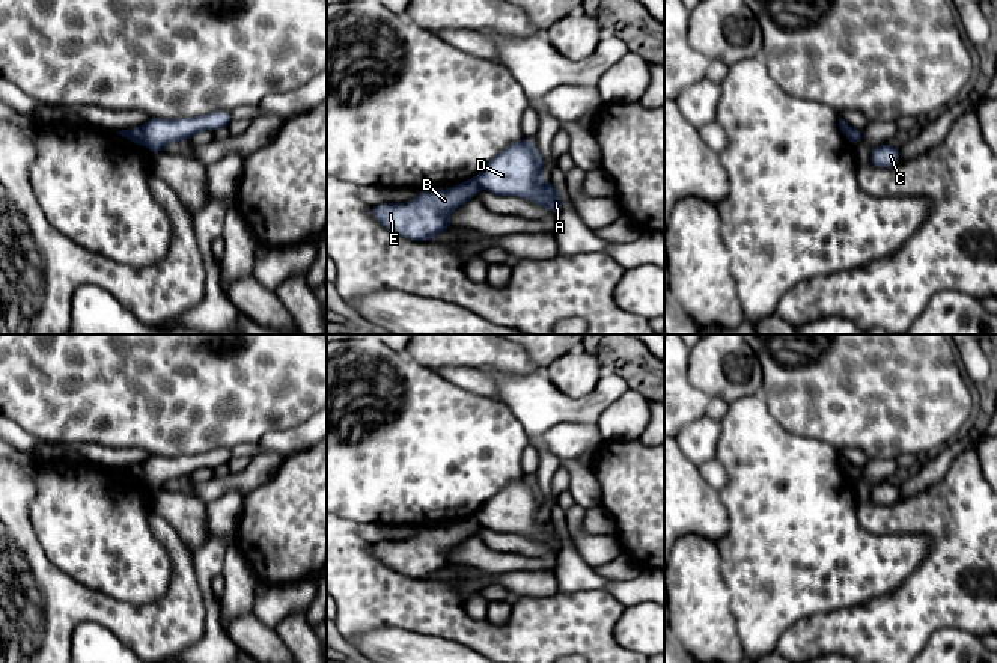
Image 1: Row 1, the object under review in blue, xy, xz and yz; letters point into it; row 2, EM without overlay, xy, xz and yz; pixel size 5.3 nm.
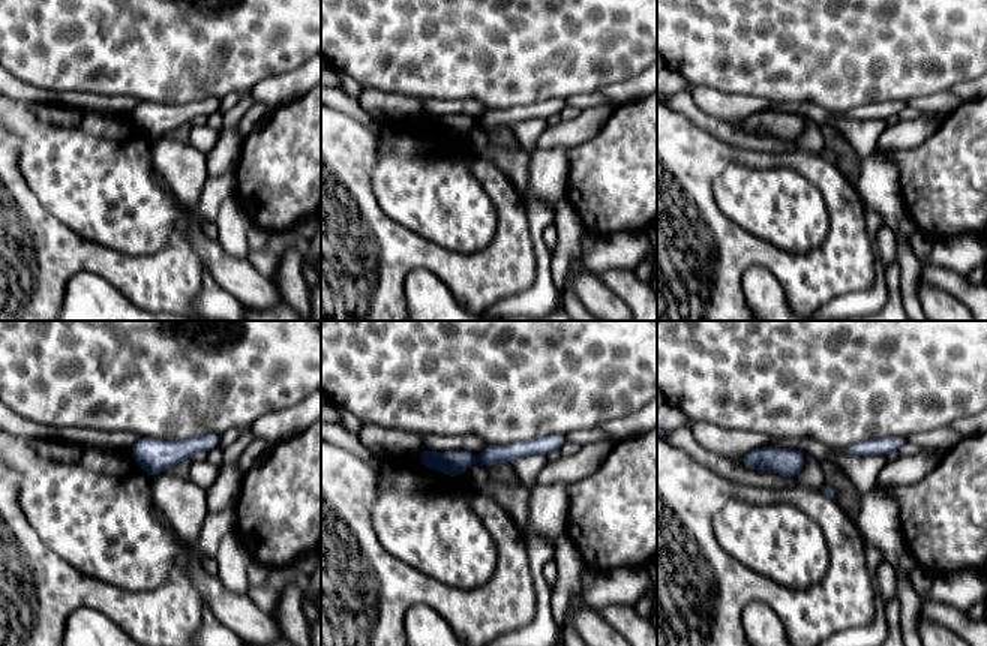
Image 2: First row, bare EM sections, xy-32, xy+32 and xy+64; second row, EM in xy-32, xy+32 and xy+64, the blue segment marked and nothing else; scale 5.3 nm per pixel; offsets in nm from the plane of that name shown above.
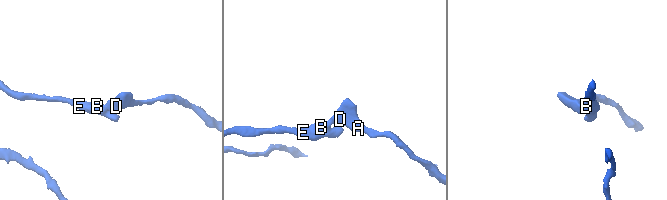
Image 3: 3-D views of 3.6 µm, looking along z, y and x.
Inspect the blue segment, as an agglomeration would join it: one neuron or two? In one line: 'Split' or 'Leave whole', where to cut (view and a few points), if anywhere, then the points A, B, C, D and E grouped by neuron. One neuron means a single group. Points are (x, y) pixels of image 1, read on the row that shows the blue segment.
Split. Split along xy (139, 128), (142, 143). Groups: A D / B C E

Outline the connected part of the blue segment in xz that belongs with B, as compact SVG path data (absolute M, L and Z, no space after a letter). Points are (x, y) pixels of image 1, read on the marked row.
M474 179L450 190L428 188L408 203L370 205L370 214L392 232L414 241L431 241L432 237L452 229L449 214L473 199L480 187Z

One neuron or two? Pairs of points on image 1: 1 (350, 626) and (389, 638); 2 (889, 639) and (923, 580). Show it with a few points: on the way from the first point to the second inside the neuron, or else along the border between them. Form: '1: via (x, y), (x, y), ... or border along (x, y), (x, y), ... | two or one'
1: border along (402, 627), (369, 629), (359, 636), (354, 645) | two
2: via (901, 624), (923, 601), (923, 595) | one

